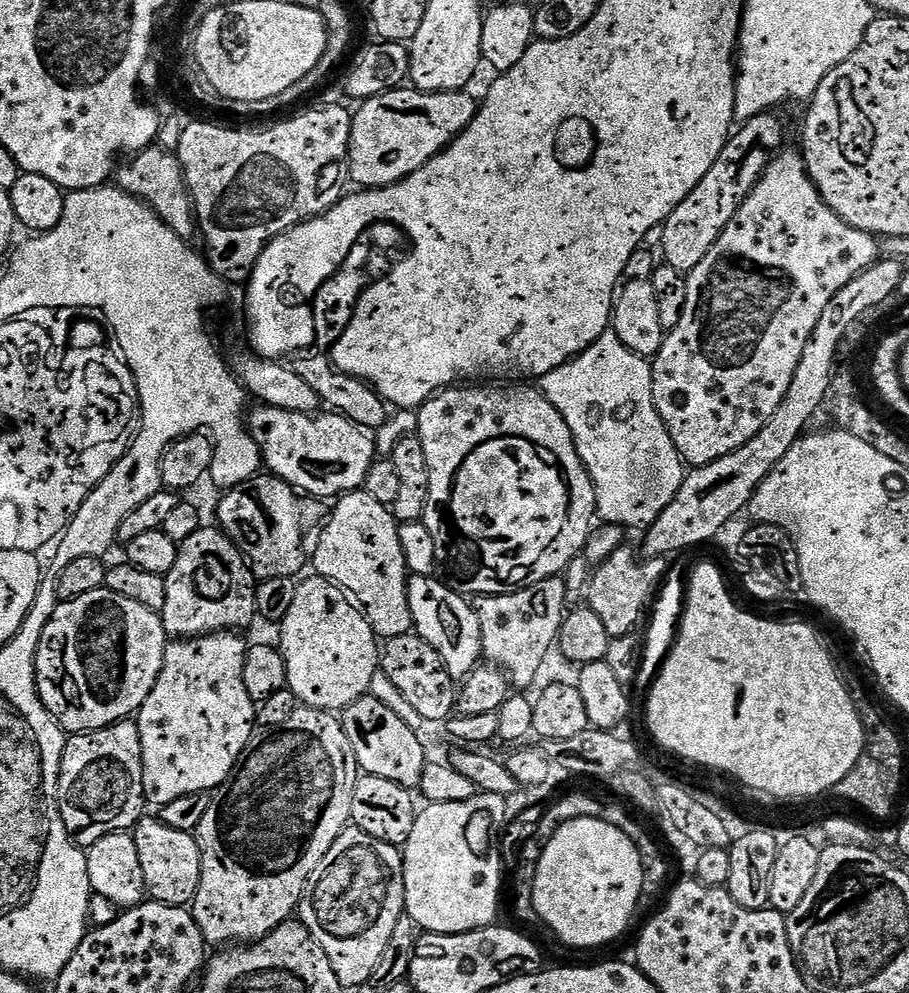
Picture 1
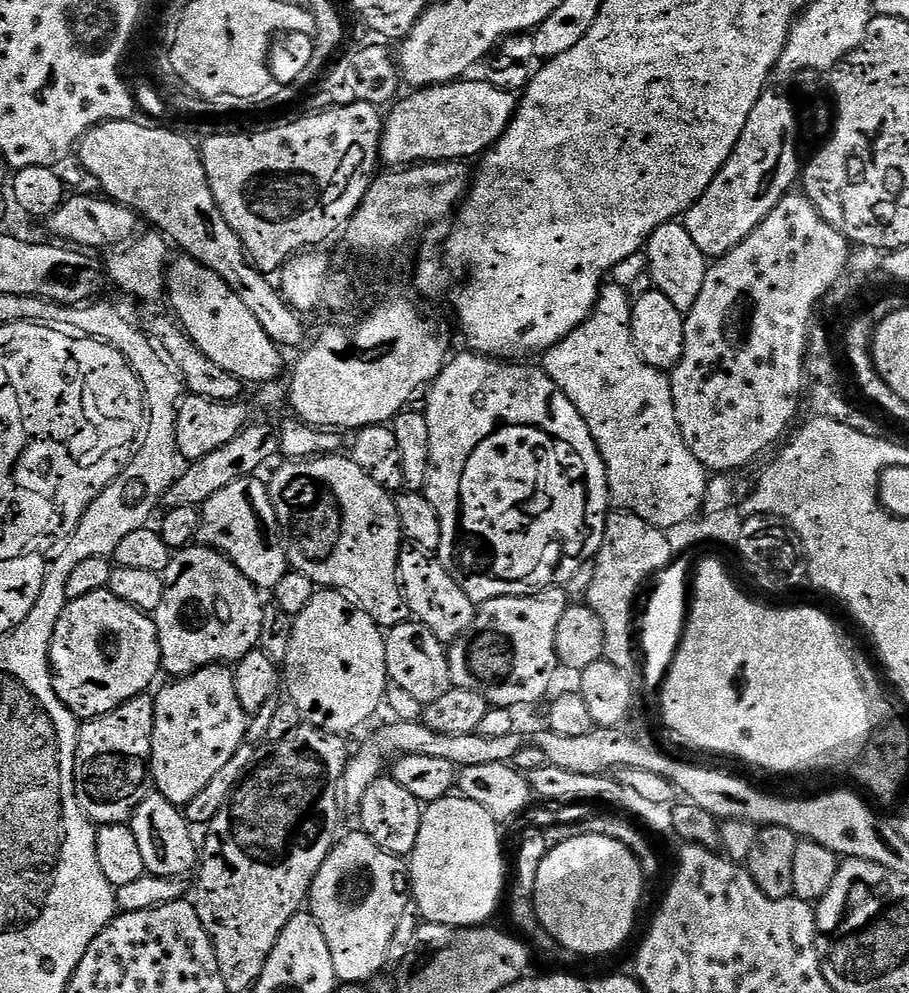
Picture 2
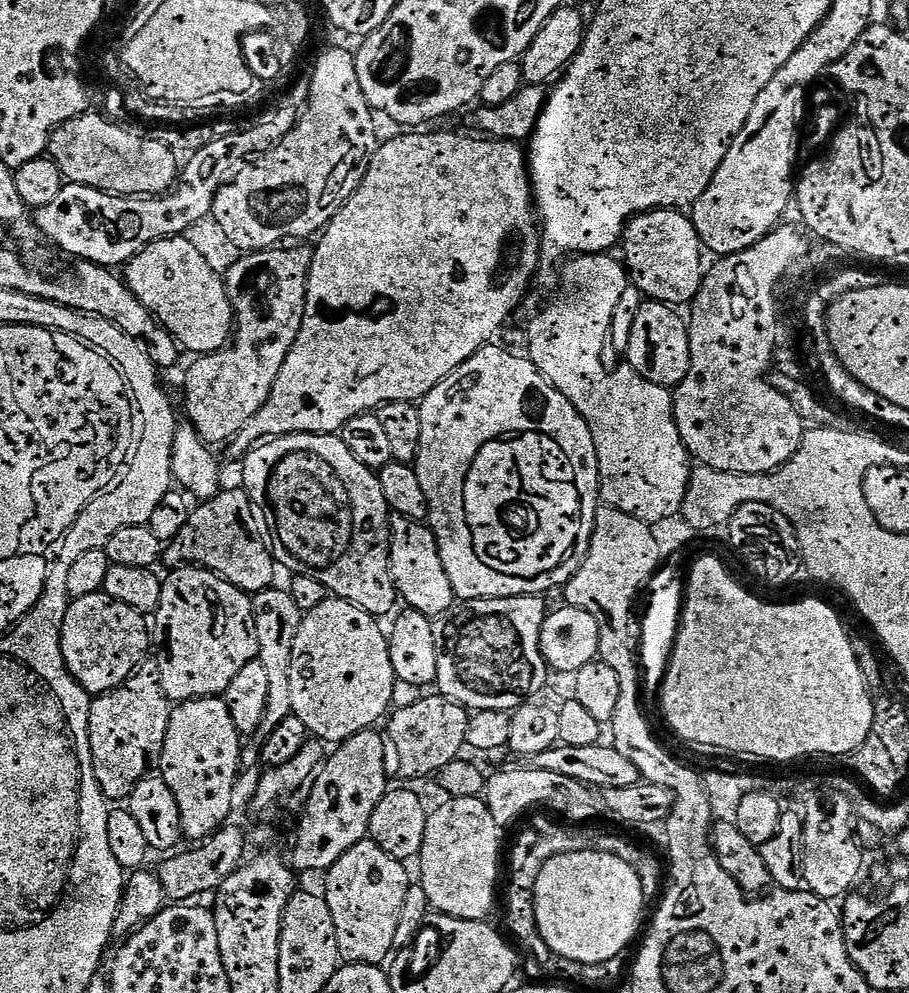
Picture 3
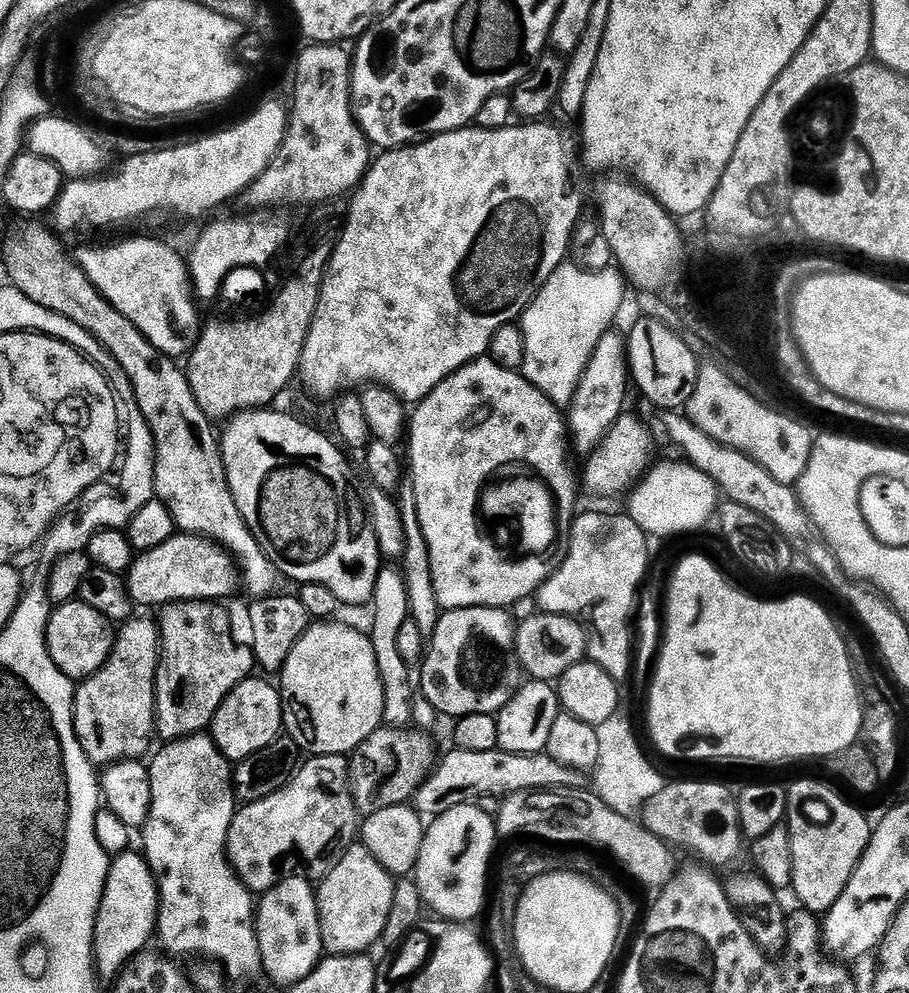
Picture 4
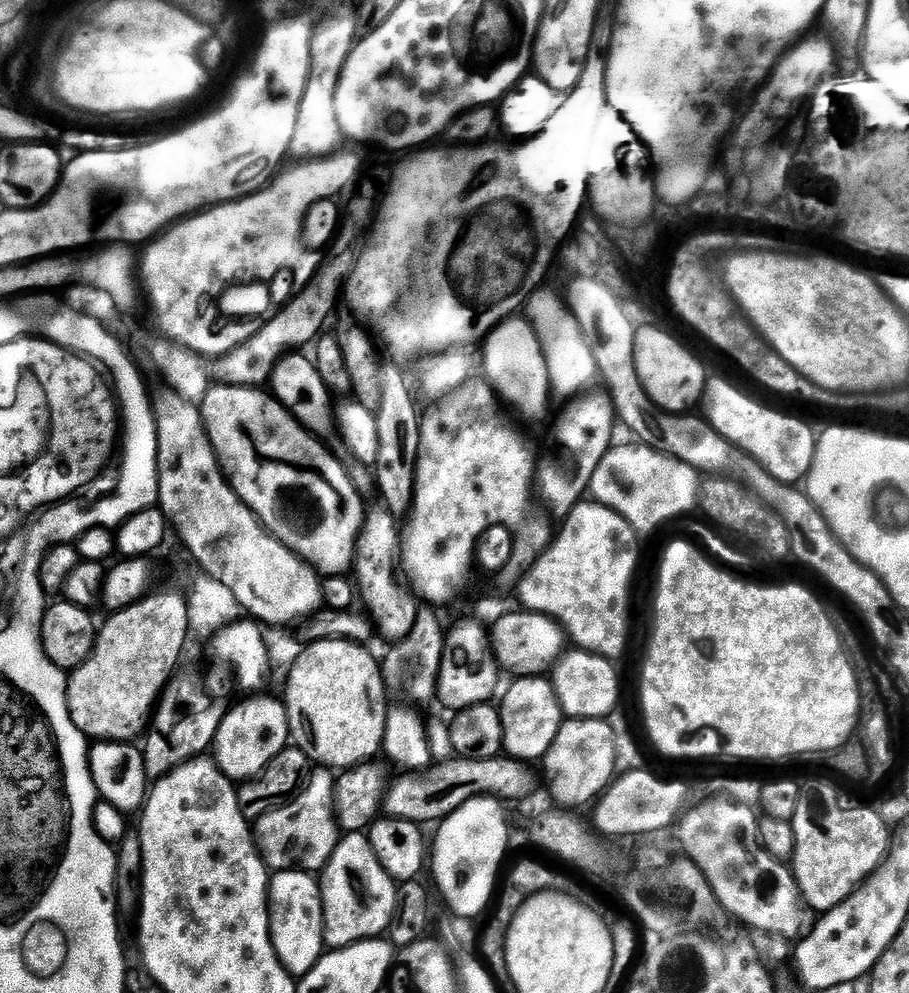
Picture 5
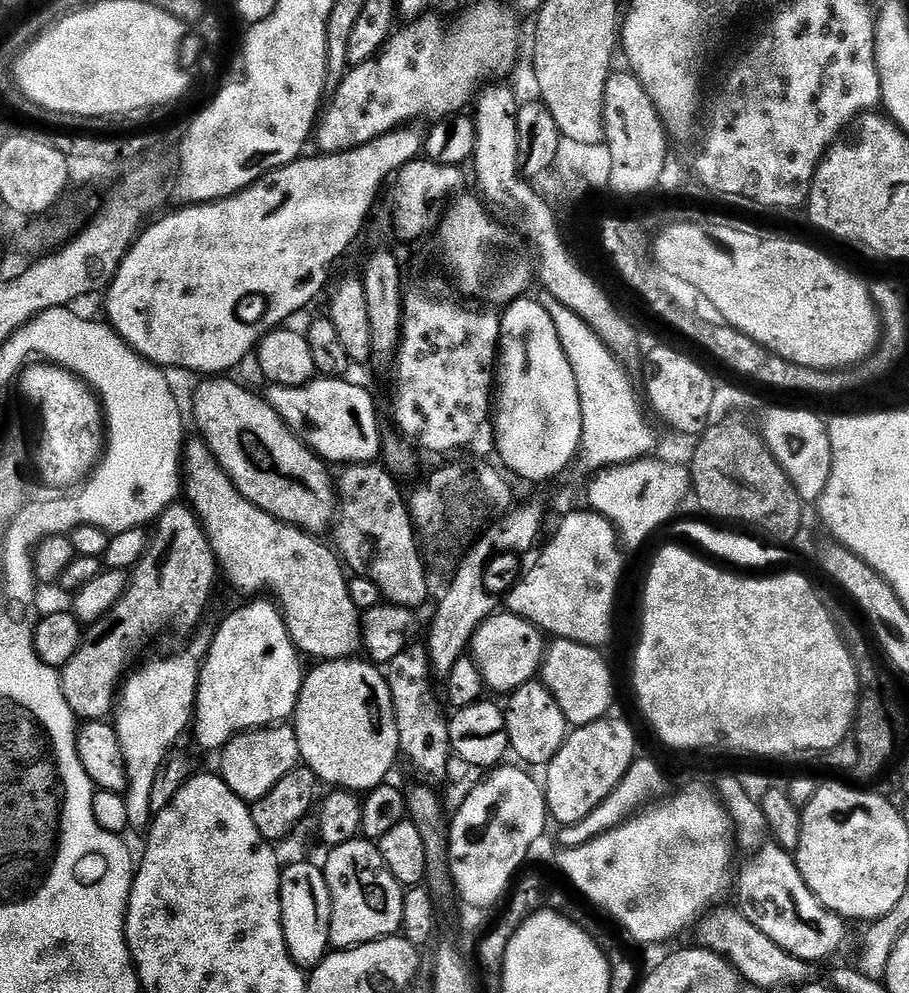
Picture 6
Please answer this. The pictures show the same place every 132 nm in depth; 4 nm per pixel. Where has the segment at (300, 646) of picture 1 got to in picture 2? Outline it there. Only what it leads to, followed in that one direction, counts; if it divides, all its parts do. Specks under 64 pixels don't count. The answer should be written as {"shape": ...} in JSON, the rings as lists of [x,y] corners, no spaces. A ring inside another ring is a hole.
{"shape":[[[317,590],[310,598],[310,602],[306,602],[306,608],[291,621],[290,627],[292,629],[292,637],[289,638],[289,650],[282,663],[282,680],[286,688],[288,684],[287,699],[298,708],[307,723],[311,724],[313,728],[320,728],[329,734],[345,734],[344,732],[354,731],[359,724],[366,723],[379,710],[380,704],[382,708],[382,701],[390,688],[388,671],[386,670],[385,633],[380,625],[374,622],[374,618],[370,618],[368,611],[360,607],[351,596],[340,590]]]}

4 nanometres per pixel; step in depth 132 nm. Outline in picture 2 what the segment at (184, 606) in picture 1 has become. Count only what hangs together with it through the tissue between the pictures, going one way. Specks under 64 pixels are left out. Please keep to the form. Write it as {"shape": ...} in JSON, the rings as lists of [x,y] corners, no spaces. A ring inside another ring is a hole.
{"shape":[[[187,546],[179,549],[173,555],[168,569],[162,573],[164,577],[164,593],[162,594],[162,602],[158,606],[158,610],[154,613],[156,621],[156,633],[160,639],[160,662],[165,673],[169,672],[169,677],[179,678],[182,676],[189,676],[192,672],[196,672],[199,668],[208,668],[211,664],[219,664],[221,666],[227,665],[229,662],[239,662],[247,652],[253,651],[260,643],[260,635],[262,630],[266,627],[266,620],[264,620],[264,606],[260,603],[261,593],[255,586],[248,581],[243,574],[232,565],[231,560],[224,555],[223,552],[216,551],[215,548],[207,546]]]}

